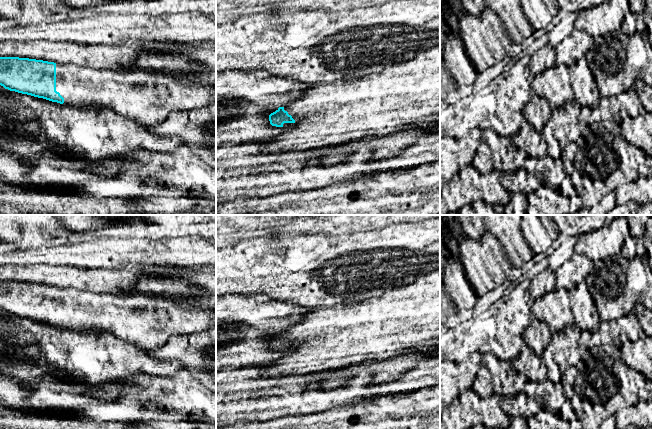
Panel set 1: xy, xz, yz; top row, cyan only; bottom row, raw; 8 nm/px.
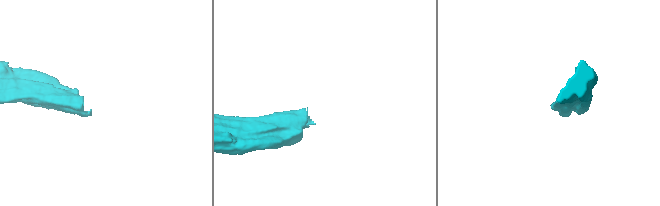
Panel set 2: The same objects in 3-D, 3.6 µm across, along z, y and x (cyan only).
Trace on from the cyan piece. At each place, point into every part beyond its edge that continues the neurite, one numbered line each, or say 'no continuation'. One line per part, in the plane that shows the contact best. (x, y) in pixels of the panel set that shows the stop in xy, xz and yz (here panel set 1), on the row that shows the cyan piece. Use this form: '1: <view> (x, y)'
1: xy (147, 97)

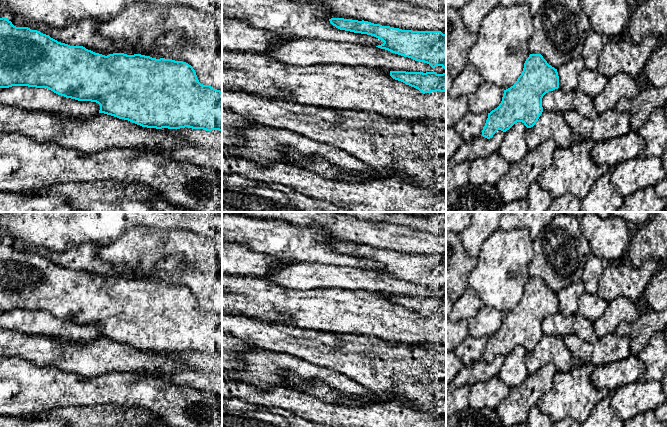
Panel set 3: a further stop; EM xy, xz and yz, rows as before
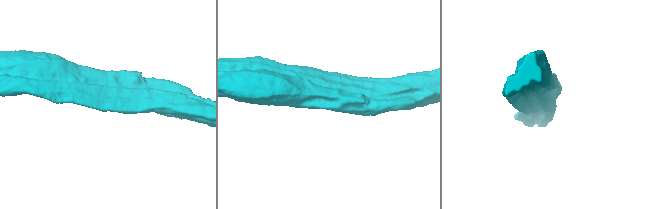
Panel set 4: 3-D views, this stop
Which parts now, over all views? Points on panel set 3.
no continuation

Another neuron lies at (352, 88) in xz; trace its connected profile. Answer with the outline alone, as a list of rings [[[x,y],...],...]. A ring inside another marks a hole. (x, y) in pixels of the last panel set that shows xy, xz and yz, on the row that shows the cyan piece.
[[[222,51],[222,89],[280,98],[288,93],[302,105],[378,113],[404,120],[446,120],[446,92],[423,94],[393,79],[389,70],[377,67],[339,64],[293,66],[265,54]]]

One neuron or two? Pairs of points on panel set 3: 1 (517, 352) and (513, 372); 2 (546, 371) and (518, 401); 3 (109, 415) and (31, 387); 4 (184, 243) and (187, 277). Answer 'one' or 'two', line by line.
1: one
2: one
3: two
4: one

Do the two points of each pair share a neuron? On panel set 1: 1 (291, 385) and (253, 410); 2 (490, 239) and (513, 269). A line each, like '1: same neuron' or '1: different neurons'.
1: same neuron
2: same neuron

